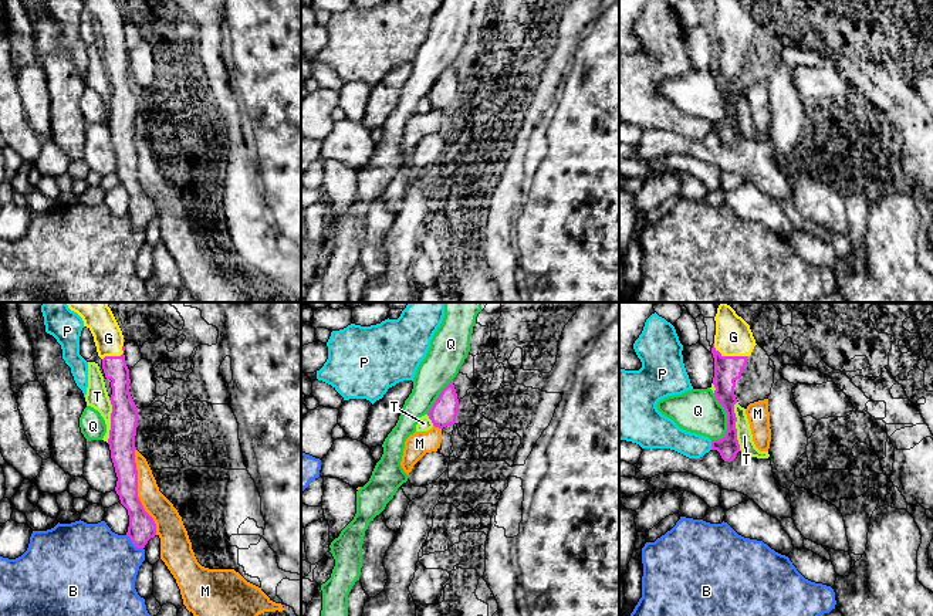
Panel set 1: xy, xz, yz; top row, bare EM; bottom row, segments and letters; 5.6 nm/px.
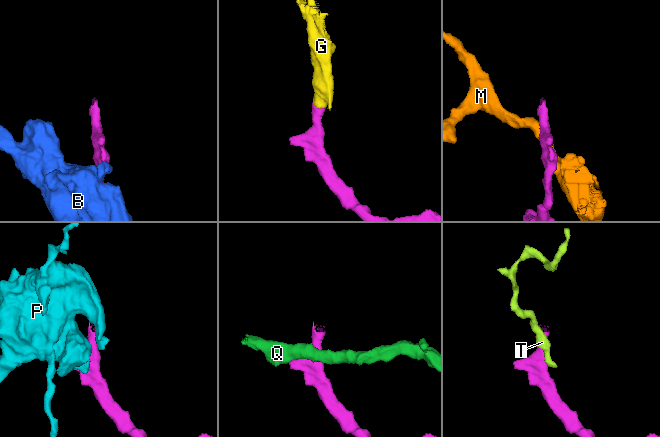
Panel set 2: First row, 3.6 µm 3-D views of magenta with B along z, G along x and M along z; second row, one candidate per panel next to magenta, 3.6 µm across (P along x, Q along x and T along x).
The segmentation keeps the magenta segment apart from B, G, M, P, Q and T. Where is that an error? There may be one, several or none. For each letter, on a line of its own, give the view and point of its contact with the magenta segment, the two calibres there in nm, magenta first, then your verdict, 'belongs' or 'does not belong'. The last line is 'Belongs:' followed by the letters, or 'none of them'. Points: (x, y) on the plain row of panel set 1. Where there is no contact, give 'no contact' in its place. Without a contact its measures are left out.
B: meets magenta in xy at (134, 226); 150 nm thick on the magenta side, 460 nm on the other; does not belong
G: meets magenta in yz at (729, 39); 150 nm thick on the magenta side, 220 nm on the other; belongs
M: meets magenta in xy at (137, 173); 150 nm thick on the magenta side, 150 nm on the other; does not belong
P: meets magenta in yz at (712, 127); 120 nm thick on the magenta side, 150 nm on the other; does not belong
Q: meets magenta in yz at (727, 100); 130 nm thick on the magenta side, 260 nm on the other; does not belong
T: meets magenta in yz at (734, 108); 120 nm thick on the magenta side, 90 nm on the other; does not belong
Belongs: G

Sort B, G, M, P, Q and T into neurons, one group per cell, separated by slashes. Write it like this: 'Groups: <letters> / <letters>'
Groups: B / G / M / P / Q / T

